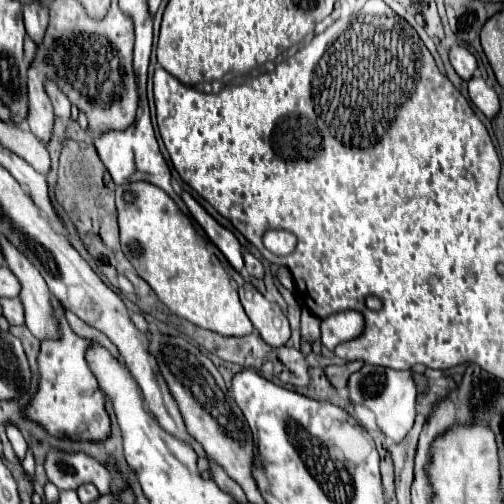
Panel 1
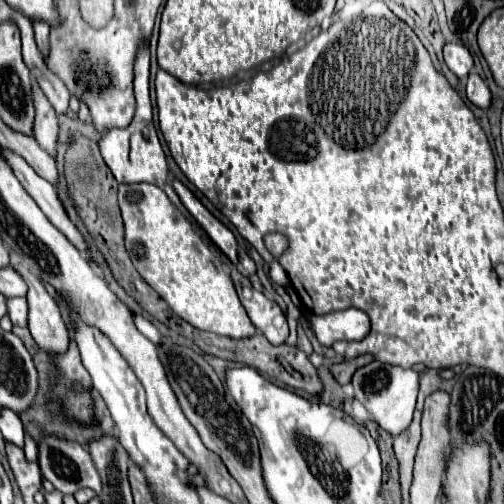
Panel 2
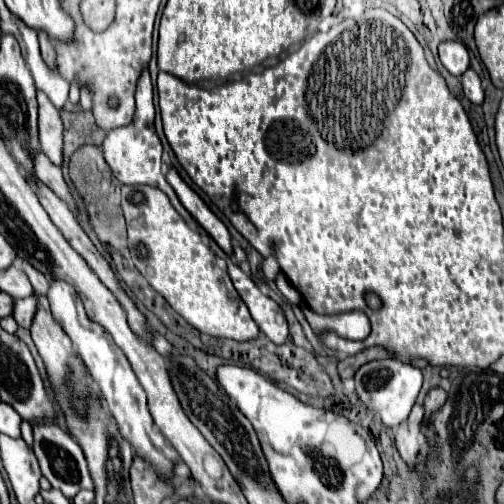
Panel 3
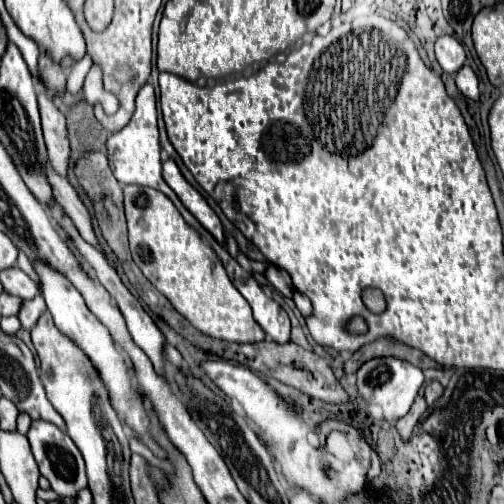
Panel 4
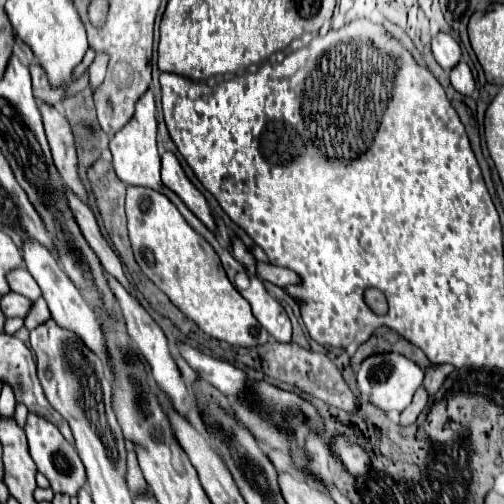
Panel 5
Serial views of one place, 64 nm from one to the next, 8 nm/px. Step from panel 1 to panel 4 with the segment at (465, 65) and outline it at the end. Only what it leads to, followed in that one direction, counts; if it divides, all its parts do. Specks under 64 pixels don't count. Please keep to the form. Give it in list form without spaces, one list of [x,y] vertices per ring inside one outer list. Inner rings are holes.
[[[442,36],[436,42],[436,60],[444,68],[444,72],[448,72],[448,74],[454,76],[464,66],[466,52],[464,52],[462,44],[456,38]]]

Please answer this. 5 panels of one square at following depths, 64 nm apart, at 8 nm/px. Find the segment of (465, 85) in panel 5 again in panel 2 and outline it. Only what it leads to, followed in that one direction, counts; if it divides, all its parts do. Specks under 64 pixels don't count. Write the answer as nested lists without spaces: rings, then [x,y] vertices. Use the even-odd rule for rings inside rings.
[[[470,72],[470,76],[468,76],[466,94],[468,94],[468,100],[472,104],[476,104],[478,108],[482,108],[482,110],[488,110],[490,104],[492,104],[490,88],[484,84],[484,80],[476,72]]]

